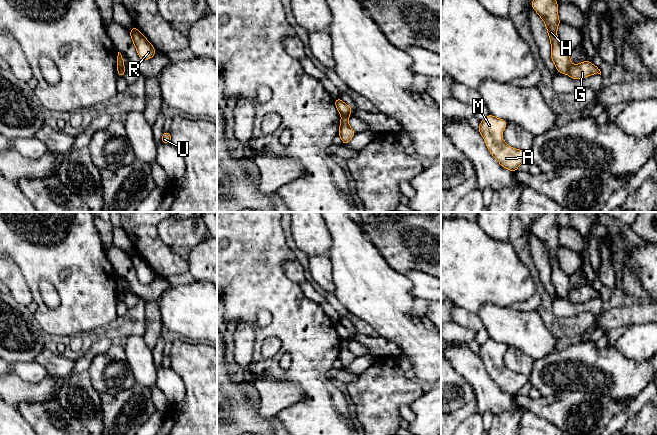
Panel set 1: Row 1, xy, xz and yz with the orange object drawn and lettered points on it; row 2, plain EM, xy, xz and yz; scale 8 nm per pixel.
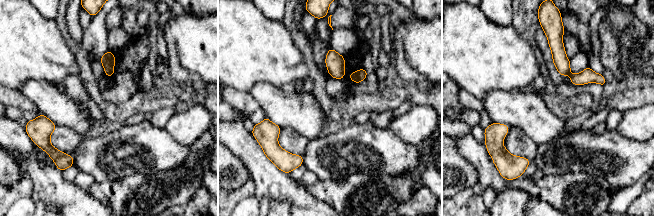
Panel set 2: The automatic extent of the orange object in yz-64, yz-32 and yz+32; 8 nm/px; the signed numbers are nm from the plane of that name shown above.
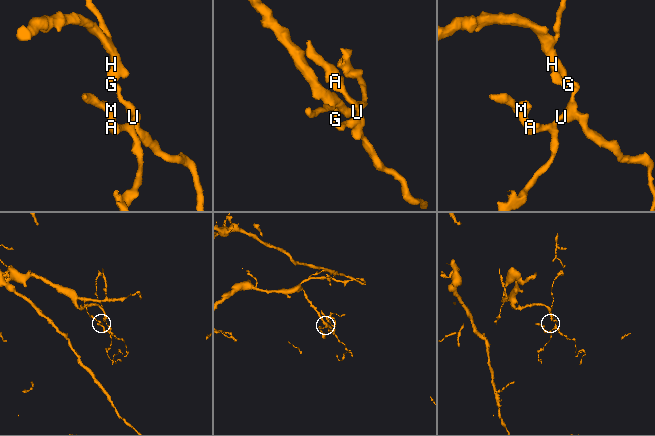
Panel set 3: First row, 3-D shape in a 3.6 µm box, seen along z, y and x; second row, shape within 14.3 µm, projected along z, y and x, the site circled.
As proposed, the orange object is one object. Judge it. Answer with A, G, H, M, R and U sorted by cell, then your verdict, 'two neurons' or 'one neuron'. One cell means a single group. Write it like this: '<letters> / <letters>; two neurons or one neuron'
A G M U / H R; two neurons

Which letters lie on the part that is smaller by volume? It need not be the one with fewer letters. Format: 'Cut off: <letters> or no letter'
Cut off: A, G, M, U

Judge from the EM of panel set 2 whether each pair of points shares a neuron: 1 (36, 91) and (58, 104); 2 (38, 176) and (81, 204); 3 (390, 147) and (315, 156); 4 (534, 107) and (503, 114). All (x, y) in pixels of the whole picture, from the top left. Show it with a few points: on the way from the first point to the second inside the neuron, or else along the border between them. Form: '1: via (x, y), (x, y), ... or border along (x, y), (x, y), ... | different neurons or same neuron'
1: via (41, 93), (53, 103) | same neuron
2: via (49, 185), (55, 191), (70, 198) | same neuron
3: via (371, 150), (351, 150), (334, 155) | same neuron
4: via (526, 109), (511, 109) | same neuron

